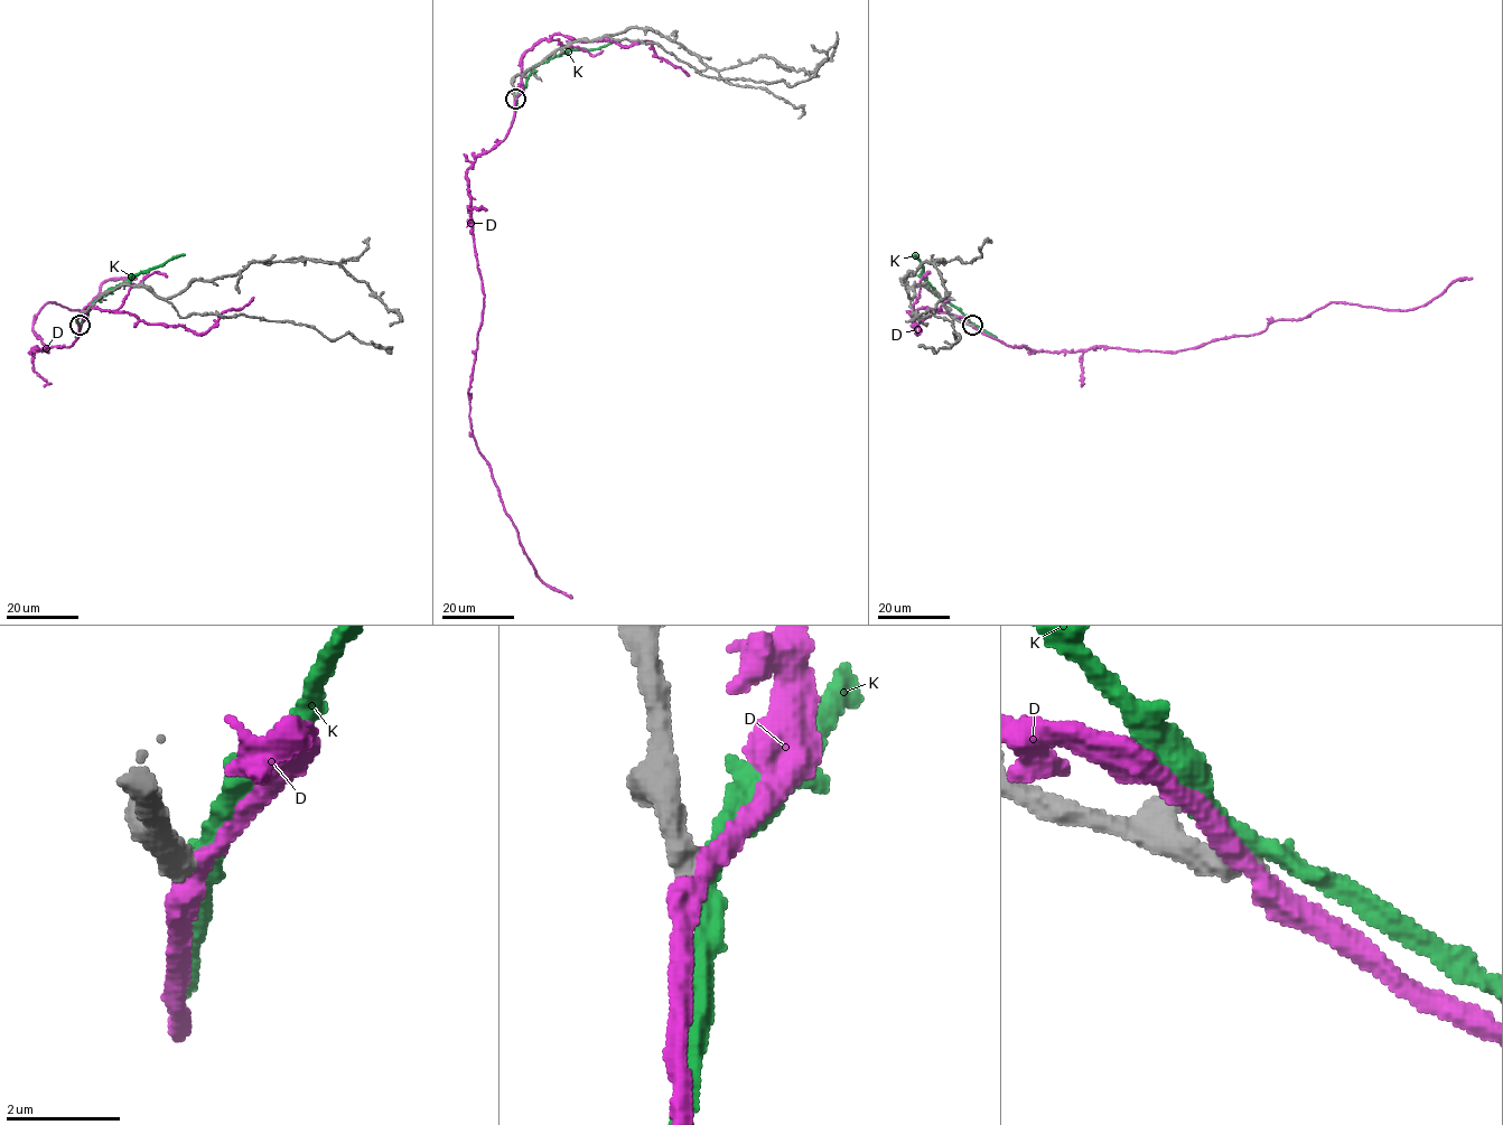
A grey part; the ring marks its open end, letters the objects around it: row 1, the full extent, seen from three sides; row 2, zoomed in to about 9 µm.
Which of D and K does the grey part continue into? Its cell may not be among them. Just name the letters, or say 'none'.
none

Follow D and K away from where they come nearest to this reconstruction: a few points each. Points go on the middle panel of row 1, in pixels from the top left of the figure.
D: (515, 97), (507, 134), (478, 156), (466, 175), (484, 306), (469, 421), (523, 552), (543, 582), (572, 598)
K: (515, 99), (537, 65), (570, 50), (599, 49), (621, 39)

